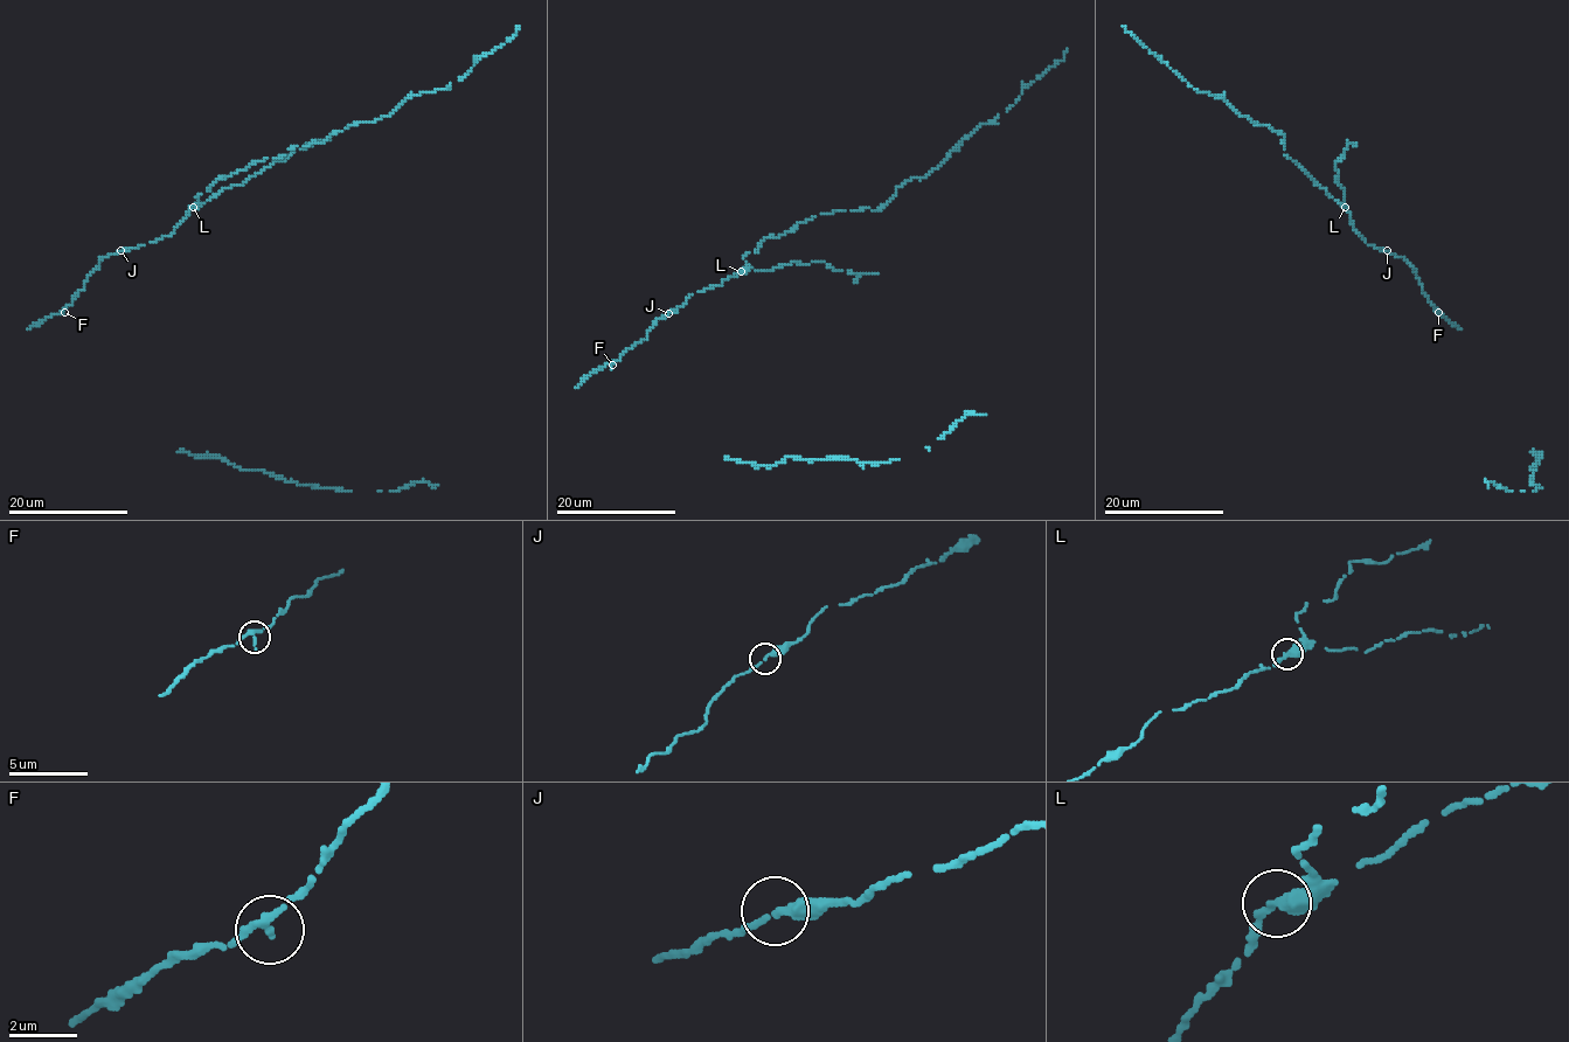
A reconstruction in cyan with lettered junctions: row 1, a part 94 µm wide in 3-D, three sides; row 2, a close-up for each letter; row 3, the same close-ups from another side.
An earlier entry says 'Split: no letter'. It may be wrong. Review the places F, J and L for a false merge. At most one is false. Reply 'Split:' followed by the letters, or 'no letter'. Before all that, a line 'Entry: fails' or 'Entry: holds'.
Entry: holds
Split: no letter

